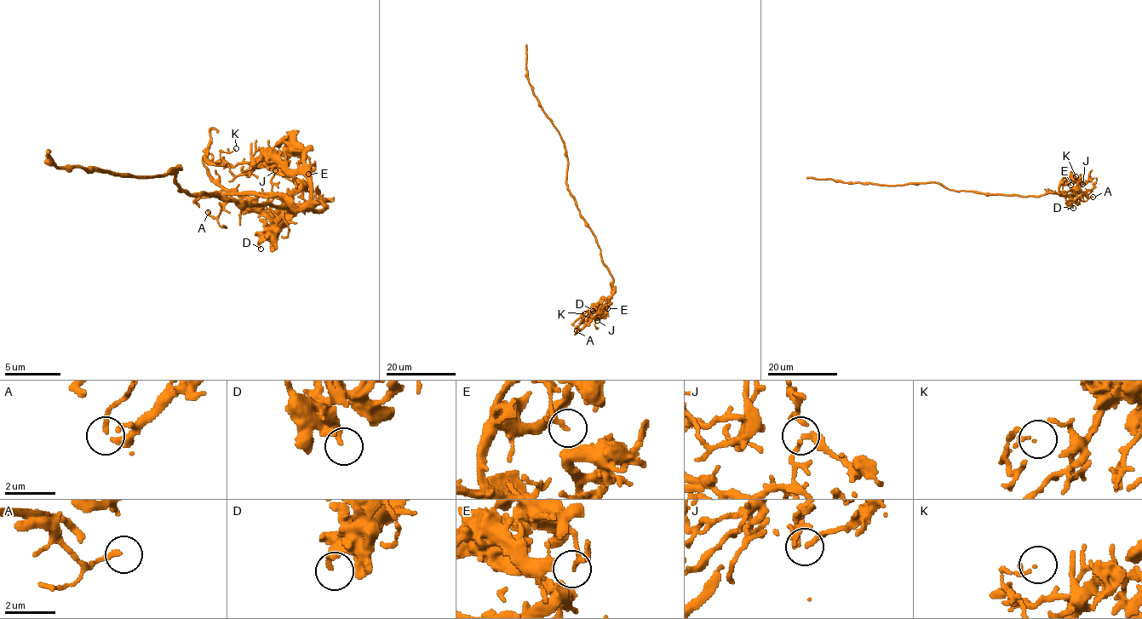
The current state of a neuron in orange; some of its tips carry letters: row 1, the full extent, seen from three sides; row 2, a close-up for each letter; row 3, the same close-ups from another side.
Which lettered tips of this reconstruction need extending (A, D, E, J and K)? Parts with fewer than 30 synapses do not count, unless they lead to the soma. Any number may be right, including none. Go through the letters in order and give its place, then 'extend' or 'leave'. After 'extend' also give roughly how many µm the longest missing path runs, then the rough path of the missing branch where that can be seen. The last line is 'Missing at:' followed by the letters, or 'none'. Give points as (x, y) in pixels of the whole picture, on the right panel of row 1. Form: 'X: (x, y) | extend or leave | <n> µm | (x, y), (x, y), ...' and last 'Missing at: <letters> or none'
A: (1093, 197) | extend | 30 µm | (1093, 197), (1093, 193), (1104, 193), (1117, 186), (1127, 187), (1132, 185), (1129, 174), (1124, 169), (1126, 159)
D: (1073, 208) | leave
E: (1070, 185) | leave
J: (1082, 184) | leave
K: (1076, 176) | leave
Missing at: A

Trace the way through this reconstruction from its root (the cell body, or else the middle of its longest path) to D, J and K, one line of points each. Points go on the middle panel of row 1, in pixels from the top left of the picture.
D: (576, 200), (579, 214), (594, 237), (601, 262), (613, 279), (612, 293), (593, 311)
J: (576, 200), (579, 214), (594, 237), (601, 262), (613, 279), (611, 299), (601, 311), (605, 314), (597, 320)
K: (576, 200), (579, 214), (594, 237), (601, 262), (613, 279), (612, 293), (588, 316), (580, 317), (585, 313)

